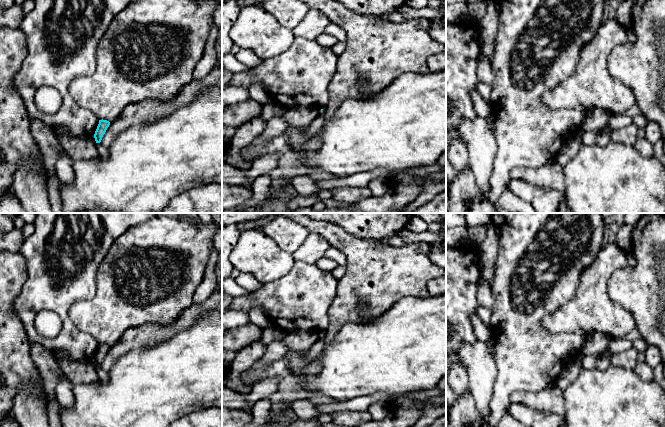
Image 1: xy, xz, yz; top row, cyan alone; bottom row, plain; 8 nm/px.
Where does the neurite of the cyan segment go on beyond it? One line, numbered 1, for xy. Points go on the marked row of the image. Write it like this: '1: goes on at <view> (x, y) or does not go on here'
1: does not go on here

